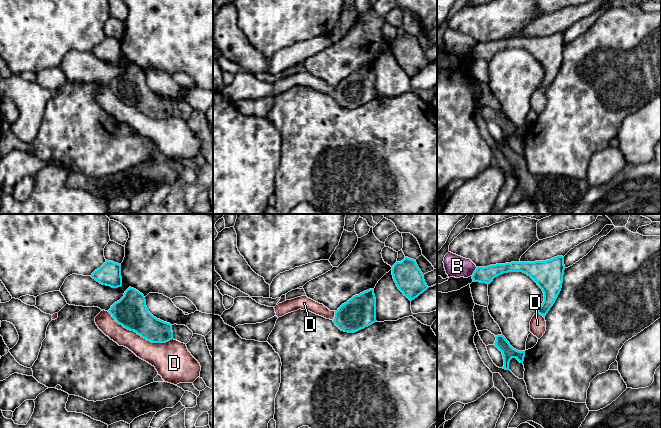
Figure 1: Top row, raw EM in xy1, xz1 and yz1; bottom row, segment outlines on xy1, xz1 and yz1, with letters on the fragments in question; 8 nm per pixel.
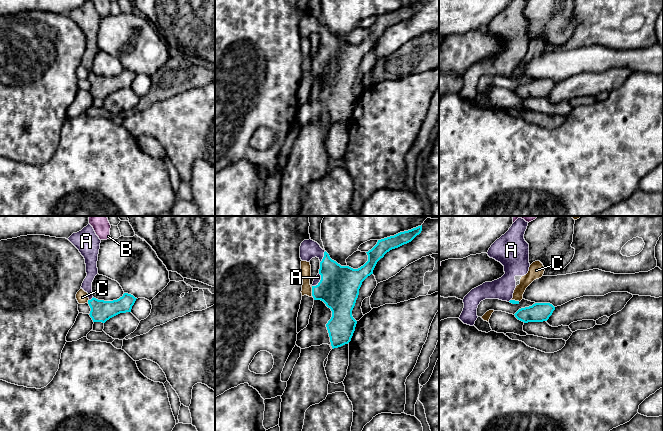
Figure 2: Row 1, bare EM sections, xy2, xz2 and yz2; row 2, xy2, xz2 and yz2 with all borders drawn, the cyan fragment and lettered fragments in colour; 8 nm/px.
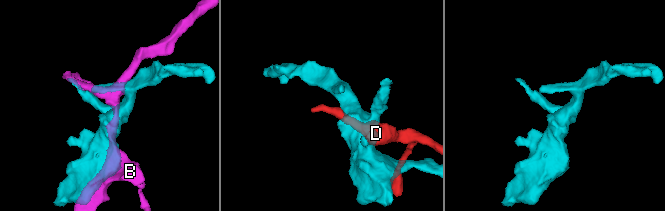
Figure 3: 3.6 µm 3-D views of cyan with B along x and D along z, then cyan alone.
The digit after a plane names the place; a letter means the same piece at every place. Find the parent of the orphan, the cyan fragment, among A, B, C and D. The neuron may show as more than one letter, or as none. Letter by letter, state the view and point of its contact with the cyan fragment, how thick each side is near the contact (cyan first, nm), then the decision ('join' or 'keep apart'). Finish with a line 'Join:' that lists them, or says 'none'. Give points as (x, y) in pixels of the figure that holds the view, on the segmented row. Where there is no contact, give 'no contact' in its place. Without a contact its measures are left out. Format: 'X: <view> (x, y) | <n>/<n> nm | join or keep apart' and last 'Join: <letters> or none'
A: xz2 (320, 281) | 320/50 nm | join
B: yz1 (474, 271) | 130/180 nm | keep apart
C: xz2 (312, 292) | 320/80 nm | keep apart
D: xy1 (139, 334) | 260/200 nm | keep apart
Join: A

